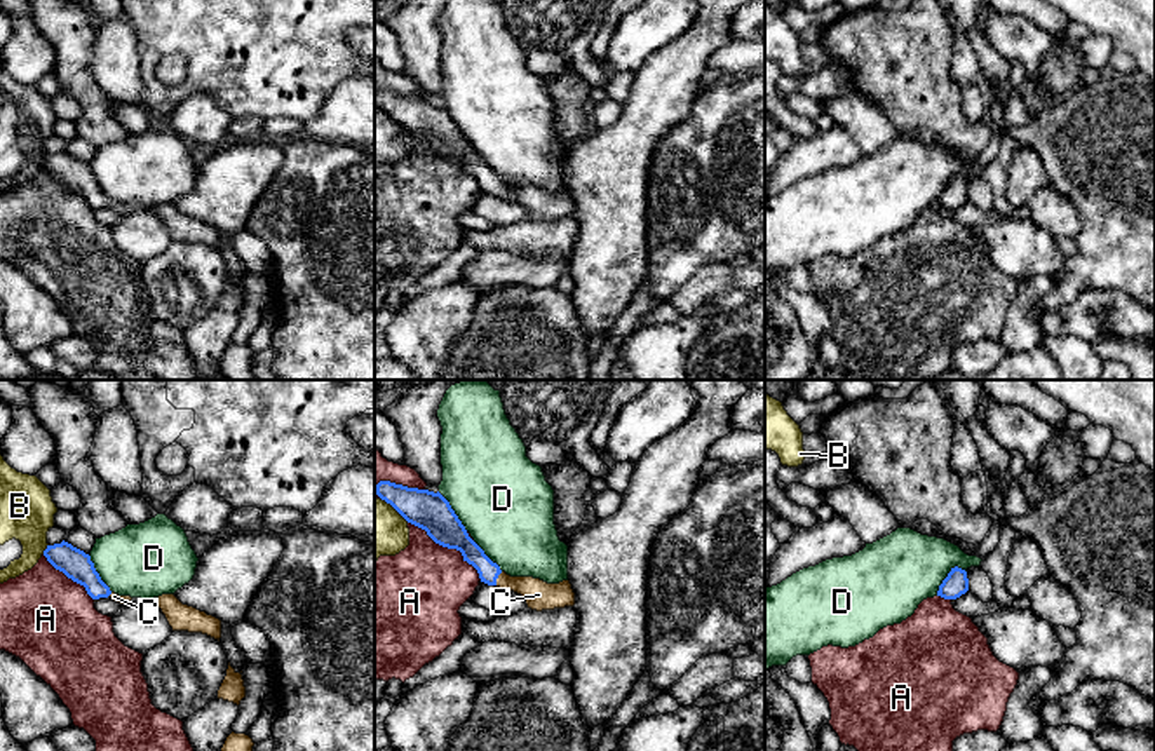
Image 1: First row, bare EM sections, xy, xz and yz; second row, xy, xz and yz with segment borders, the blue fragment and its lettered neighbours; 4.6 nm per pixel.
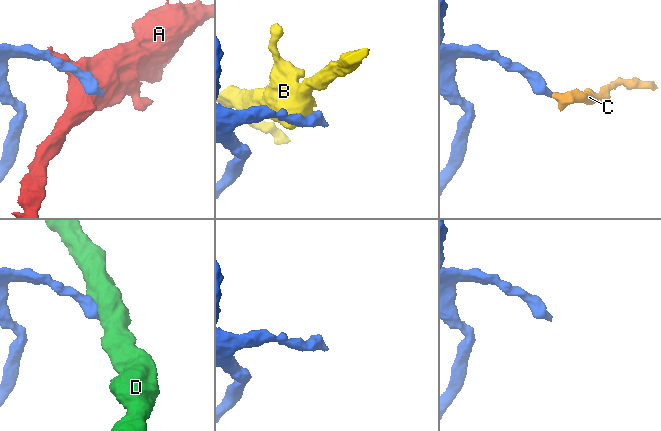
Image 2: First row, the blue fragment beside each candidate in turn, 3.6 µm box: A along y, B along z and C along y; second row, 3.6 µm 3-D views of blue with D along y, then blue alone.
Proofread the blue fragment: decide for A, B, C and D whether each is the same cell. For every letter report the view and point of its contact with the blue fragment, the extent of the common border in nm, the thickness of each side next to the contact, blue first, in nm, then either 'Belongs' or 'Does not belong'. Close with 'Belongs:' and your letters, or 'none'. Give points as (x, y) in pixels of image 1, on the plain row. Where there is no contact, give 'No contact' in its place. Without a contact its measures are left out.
A: Touches blue at xz (448, 157). Shared border 440 nm. Thickness 180 nm (blue) against 400 nm. Does not belong
B: Touches blue at xy (46, 159). Shared border 50 nm. Thickness 140 nm (blue) against 260 nm. Does not belong
C: Touches blue at xz (497, 187). Shared border 70 nm. Thickness 100 nm (blue) against 140 nm. Belongs
D: Touches blue at yz (948, 185). Shared border 180 nm. Thickness 110 nm (blue) against 360 nm. Does not belong
Belongs: C

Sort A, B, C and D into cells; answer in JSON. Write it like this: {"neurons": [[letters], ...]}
{"neurons": [["A"], ["B"], ["C"], ["D"]]}

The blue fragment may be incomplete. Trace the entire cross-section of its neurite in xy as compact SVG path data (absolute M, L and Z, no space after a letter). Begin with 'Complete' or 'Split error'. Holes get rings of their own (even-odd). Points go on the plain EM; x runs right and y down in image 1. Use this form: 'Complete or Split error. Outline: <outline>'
Split error. Outline: M64 150L61 153L47 155L44 166L56 179L84 195L92 209L111 207L120 214L132 209L131 206L118 206L111 202L96 181L91 166Z

